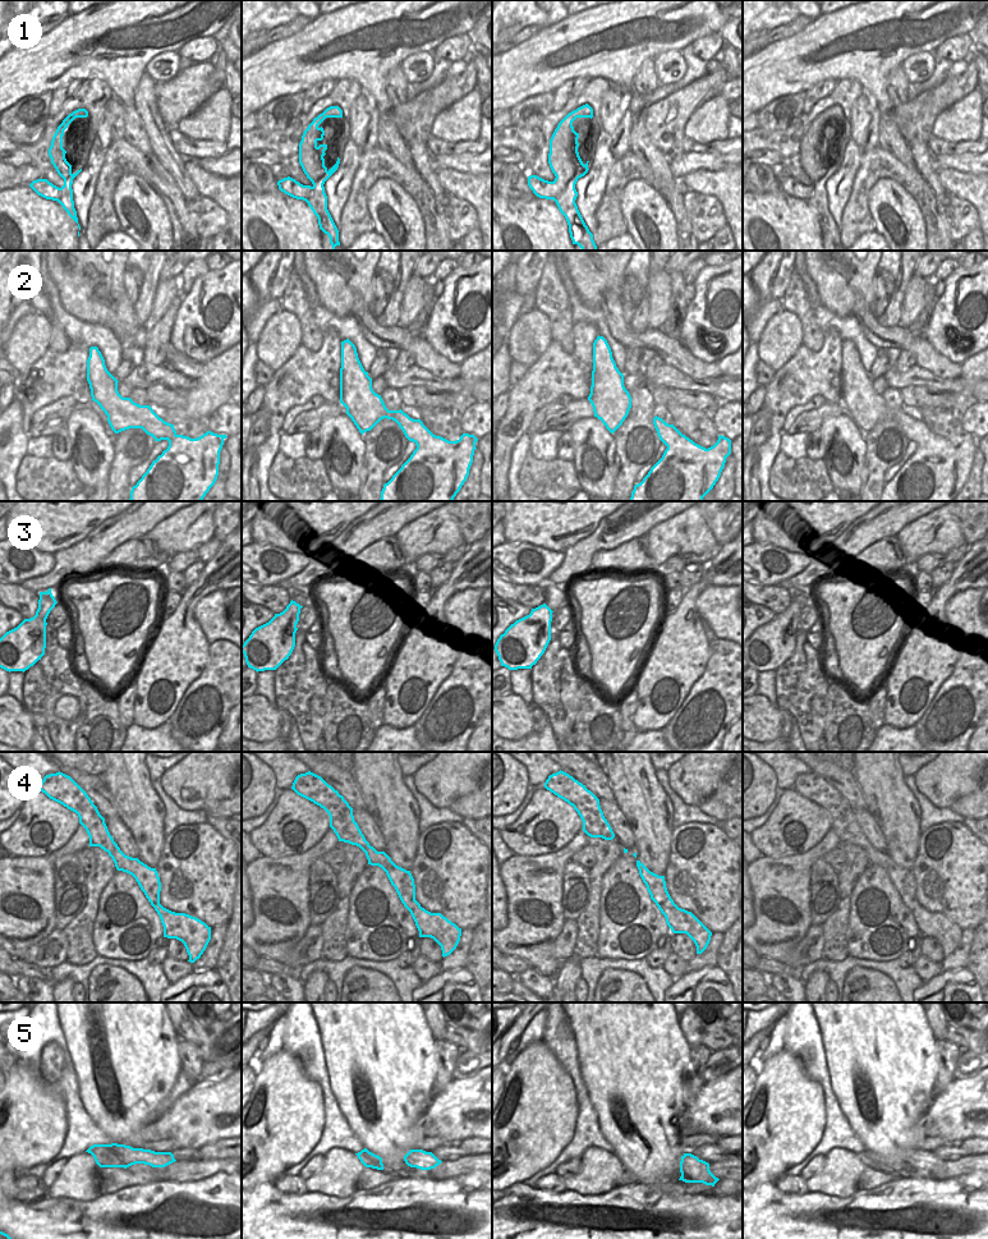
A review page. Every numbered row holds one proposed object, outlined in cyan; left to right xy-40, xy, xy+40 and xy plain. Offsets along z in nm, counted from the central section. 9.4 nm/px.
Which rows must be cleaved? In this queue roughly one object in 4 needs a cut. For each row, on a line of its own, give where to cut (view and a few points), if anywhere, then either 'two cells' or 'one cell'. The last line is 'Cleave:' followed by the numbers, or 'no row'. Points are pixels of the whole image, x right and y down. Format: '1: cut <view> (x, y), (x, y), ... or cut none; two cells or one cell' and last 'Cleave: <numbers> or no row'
1: cut xy+40 (557, 177), (564, 184), (564, 189), (554, 200); two cells
2: cut none; one cell
3: cut none; one cell
4: cut none; one cell
5: cut xy+40 (684, 1156), (681, 1160); two cells
Cleave: 1, 5

